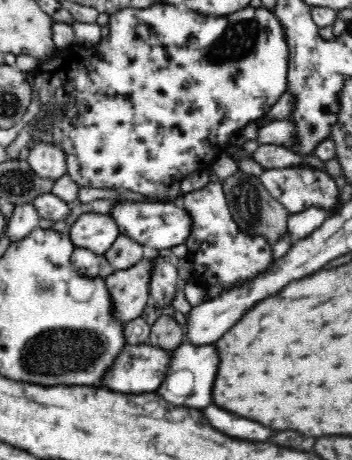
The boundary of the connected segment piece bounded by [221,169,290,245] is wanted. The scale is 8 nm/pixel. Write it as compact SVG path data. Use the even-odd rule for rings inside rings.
M238 169L235 173L223 180L221 185L224 189L229 212L234 222L237 224L238 229L240 229L240 232L252 236L263 236L272 245L274 242L278 242L280 236L287 234L287 220L290 214L288 210L286 210L282 204L278 203L278 201L266 190L266 187L262 184L261 177L246 174Z

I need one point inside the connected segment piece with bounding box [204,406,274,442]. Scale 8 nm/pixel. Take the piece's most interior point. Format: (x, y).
(232, 425)

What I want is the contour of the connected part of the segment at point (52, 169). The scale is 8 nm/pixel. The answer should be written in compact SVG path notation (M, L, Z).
M35 143L27 161L39 177L55 181L66 174L66 155L56 143Z

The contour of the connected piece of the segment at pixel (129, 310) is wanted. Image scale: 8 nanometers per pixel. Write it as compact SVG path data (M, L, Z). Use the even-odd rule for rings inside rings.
M145 254L138 265L128 270L114 271L104 279L112 297L112 313L116 321L122 324L141 317L146 309L150 274L153 270L150 257L151 255Z

